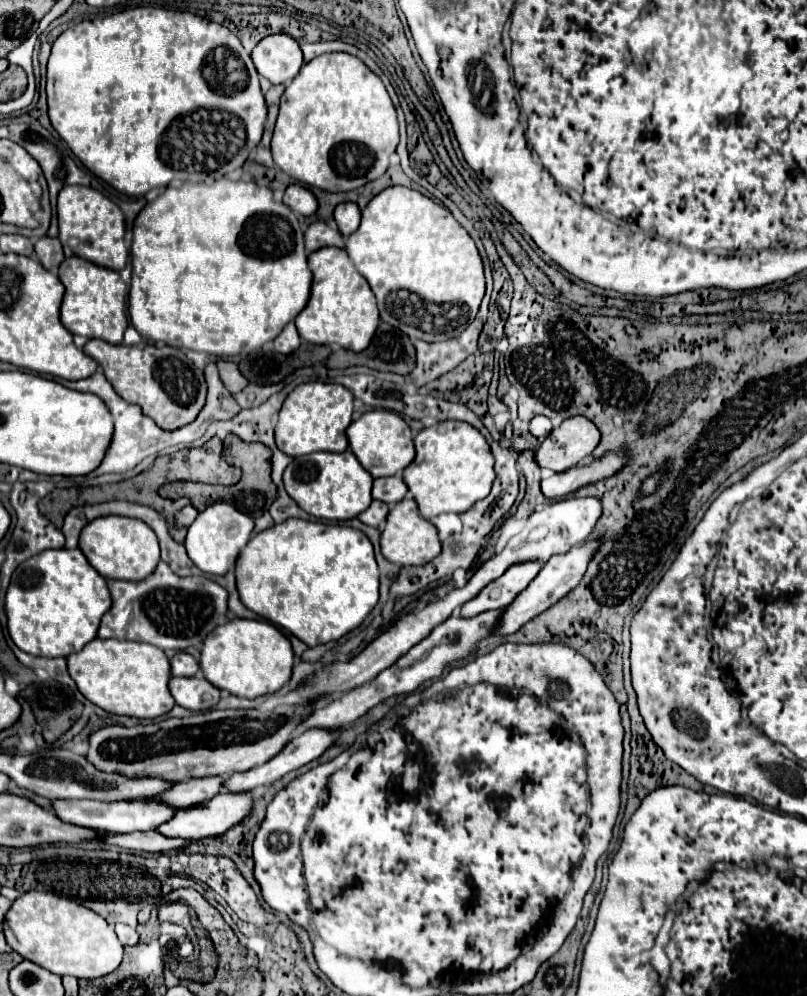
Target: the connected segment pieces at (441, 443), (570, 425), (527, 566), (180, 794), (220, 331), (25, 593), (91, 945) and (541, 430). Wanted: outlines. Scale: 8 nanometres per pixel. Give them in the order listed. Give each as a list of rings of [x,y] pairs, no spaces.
[[[446,420],[424,428],[416,438],[416,458],[404,470],[404,482],[414,494],[420,514],[430,520],[444,512],[466,512],[476,500],[490,494],[494,474],[494,456],[486,438],[468,422]]]
[[[572,416],[564,420],[536,450],[536,462],[542,468],[564,472],[578,464],[584,456],[590,456],[600,442],[598,428],[584,416]]]
[[[528,560],[528,562],[518,562],[512,564],[500,578],[490,582],[476,598],[468,600],[460,608],[462,618],[470,618],[480,614],[482,610],[498,610],[508,604],[524,590],[540,572],[542,564],[538,560]]]
[[[210,776],[210,778],[192,778],[178,782],[168,794],[160,794],[158,798],[164,798],[164,802],[172,802],[172,806],[188,808],[198,806],[200,802],[206,802],[220,794],[224,788],[224,778]]]
[[[220,178],[214,184],[182,184],[180,188],[166,188],[154,202],[146,204],[134,222],[134,238],[130,246],[132,254],[132,282],[128,296],[128,314],[132,326],[140,332],[142,338],[164,342],[168,346],[180,348],[186,356],[199,357],[196,366],[202,366],[202,352],[216,356],[236,356],[240,352],[252,352],[262,348],[266,342],[274,340],[282,328],[292,322],[306,306],[310,298],[312,272],[308,268],[308,256],[304,250],[304,232],[300,228],[298,216],[284,204],[276,202],[272,190],[268,186],[258,186],[256,182],[232,182],[228,178]]]
[[[80,548],[44,550],[22,562],[6,592],[8,630],[16,646],[32,656],[70,656],[98,634],[102,616],[112,608],[106,578],[86,560]]]
[[[30,890],[16,898],[4,916],[4,936],[8,946],[24,960],[30,960],[58,976],[100,978],[116,970],[122,962],[122,944],[104,918],[96,912],[50,892]]]
[[[534,416],[530,422],[530,434],[544,440],[552,430],[552,420],[546,416]]]

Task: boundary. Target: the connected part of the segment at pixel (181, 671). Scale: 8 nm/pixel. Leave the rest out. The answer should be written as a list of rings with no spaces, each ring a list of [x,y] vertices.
[[[176,652],[176,656],[170,660],[170,664],[172,664],[174,676],[196,676],[200,670],[198,660],[186,652]]]

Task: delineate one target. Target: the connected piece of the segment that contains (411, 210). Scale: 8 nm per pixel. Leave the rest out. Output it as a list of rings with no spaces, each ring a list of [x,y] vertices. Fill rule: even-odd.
[[[390,186],[374,196],[362,210],[360,228],[350,234],[346,252],[352,258],[356,270],[368,280],[372,292],[378,298],[380,318],[398,330],[404,330],[410,338],[426,342],[442,342],[460,336],[466,326],[476,318],[480,302],[484,298],[484,266],[472,236],[452,216],[448,208],[436,204],[432,198],[406,186]]]

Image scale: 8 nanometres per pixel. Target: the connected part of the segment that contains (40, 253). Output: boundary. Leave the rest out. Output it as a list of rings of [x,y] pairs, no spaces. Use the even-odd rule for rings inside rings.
[[[44,236],[36,242],[36,256],[38,260],[42,262],[42,266],[50,272],[56,272],[60,262],[64,260],[64,252],[62,252],[62,244],[58,238],[50,238],[50,236]]]

